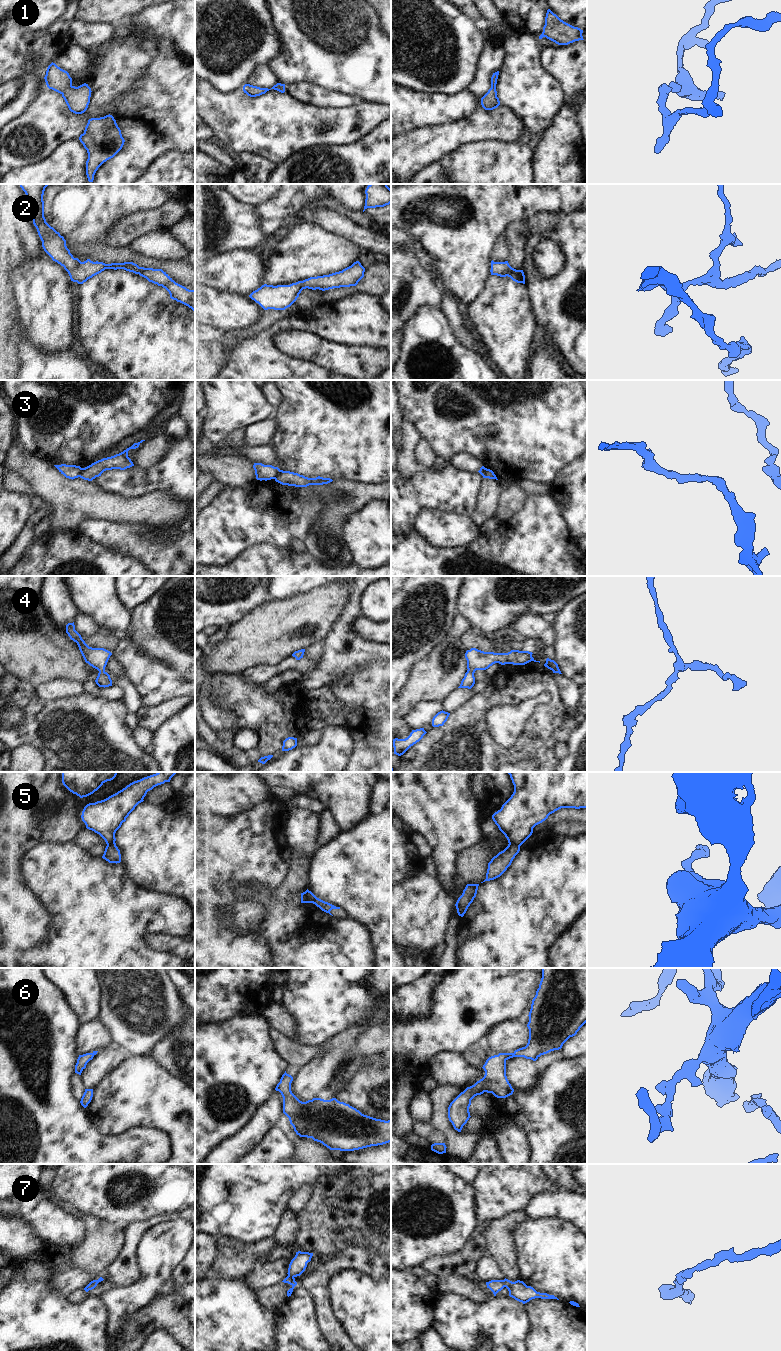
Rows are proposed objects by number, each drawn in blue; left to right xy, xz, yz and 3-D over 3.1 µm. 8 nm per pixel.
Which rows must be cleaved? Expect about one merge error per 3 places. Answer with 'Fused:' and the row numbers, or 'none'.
Fused: 3, 5

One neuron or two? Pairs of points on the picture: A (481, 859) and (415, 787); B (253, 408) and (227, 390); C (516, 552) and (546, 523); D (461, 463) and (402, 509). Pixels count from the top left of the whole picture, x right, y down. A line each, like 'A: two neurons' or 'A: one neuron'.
A: two neurons
B: one neuron
C: one neuron
D: two neurons

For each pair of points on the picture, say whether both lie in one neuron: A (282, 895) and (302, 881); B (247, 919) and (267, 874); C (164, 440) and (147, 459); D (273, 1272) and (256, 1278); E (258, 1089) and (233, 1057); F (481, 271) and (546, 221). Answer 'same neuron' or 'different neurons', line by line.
A: same neuron
B: same neuron
C: same neuron
D: same neuron
E: same neuron
F: different neurons

